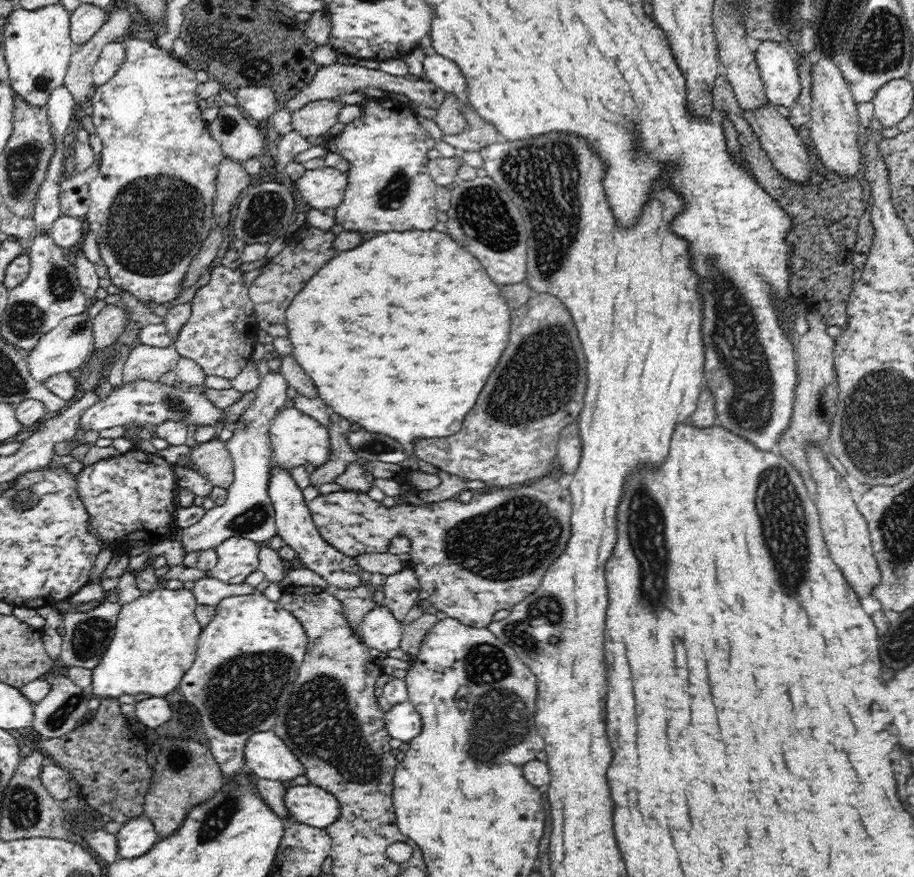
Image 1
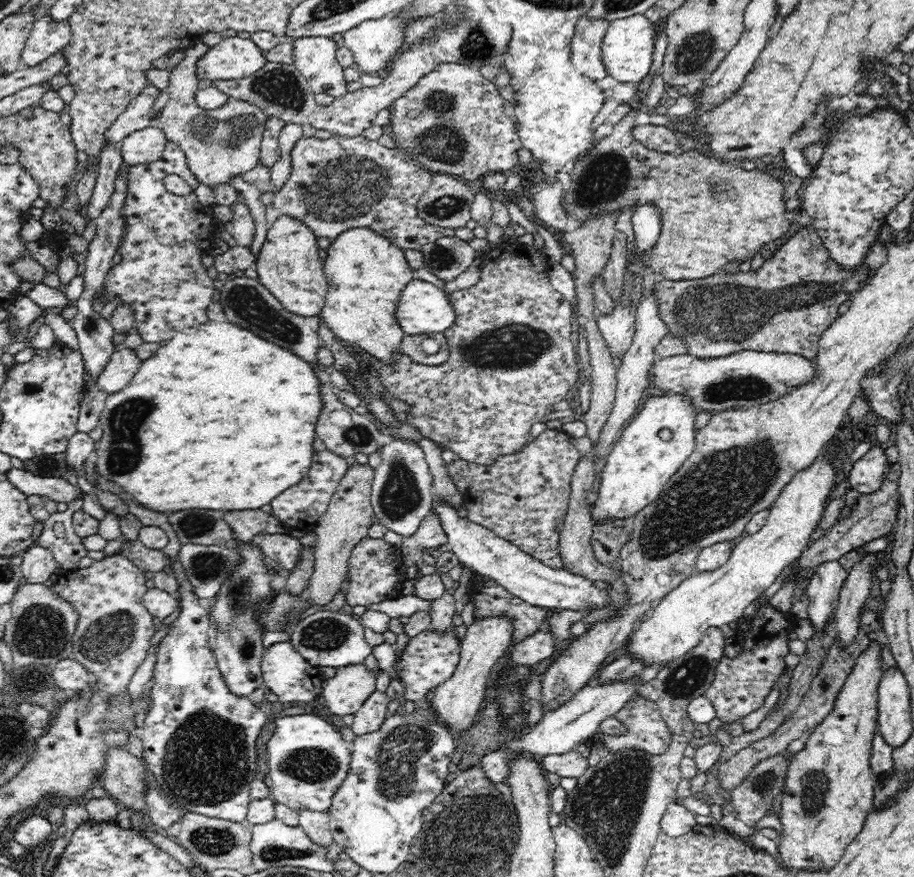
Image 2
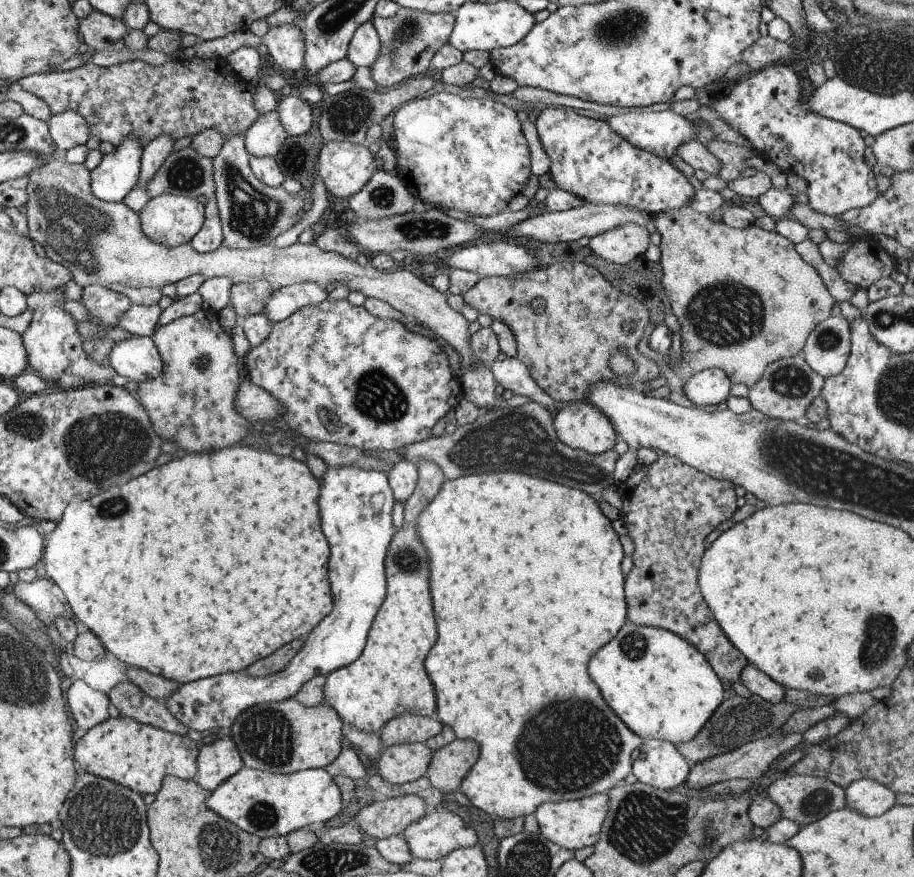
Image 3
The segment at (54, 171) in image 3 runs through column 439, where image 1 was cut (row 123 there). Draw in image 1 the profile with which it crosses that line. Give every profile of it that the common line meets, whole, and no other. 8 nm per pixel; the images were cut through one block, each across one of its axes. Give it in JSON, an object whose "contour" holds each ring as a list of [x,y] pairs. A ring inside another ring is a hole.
{"contour":[[[336,99],[317,100],[292,115],[292,128],[304,138],[326,135],[338,124],[341,110],[346,106]]]}

